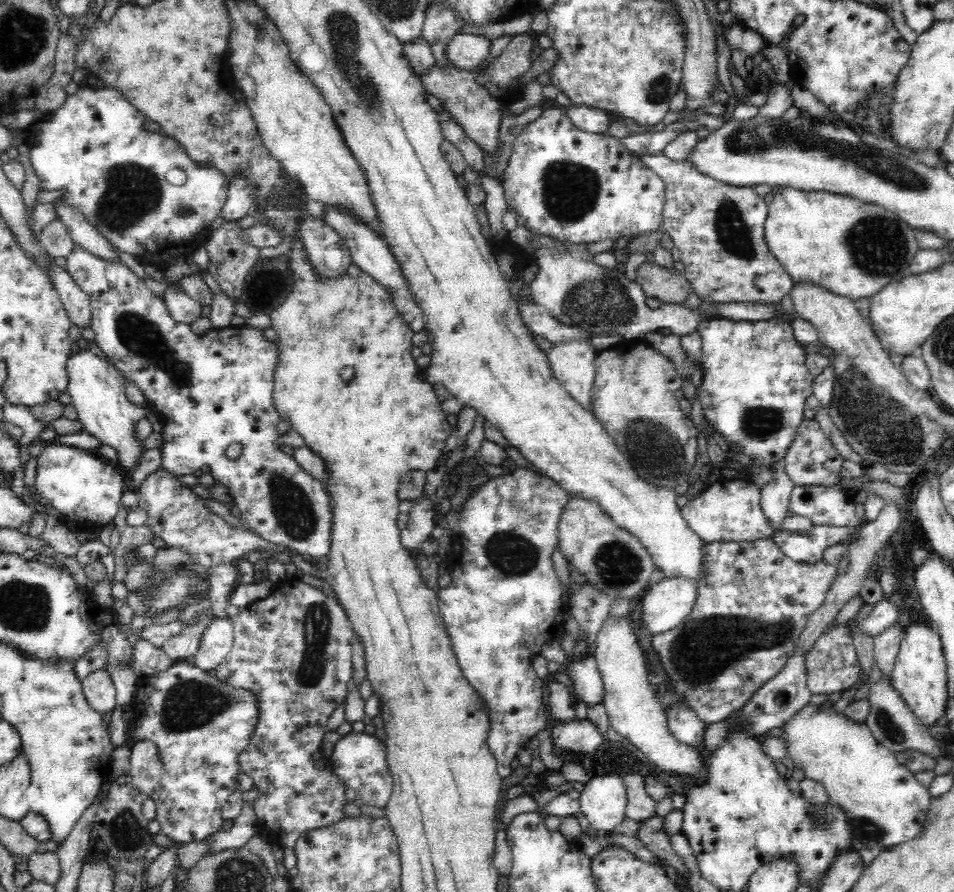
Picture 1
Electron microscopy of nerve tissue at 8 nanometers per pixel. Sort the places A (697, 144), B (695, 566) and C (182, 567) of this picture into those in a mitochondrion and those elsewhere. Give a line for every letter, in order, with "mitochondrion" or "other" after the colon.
A: other
B: other
C: other

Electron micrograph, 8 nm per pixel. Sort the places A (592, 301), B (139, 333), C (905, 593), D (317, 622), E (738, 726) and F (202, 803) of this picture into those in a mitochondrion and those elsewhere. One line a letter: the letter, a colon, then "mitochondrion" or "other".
A: mitochondrion
B: mitochondrion
C: other
D: mitochondrion
E: other
F: other

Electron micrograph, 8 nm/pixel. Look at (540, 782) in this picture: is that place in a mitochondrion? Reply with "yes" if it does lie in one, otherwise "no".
no

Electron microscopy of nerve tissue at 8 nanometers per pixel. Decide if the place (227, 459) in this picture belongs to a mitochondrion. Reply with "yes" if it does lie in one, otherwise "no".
no

